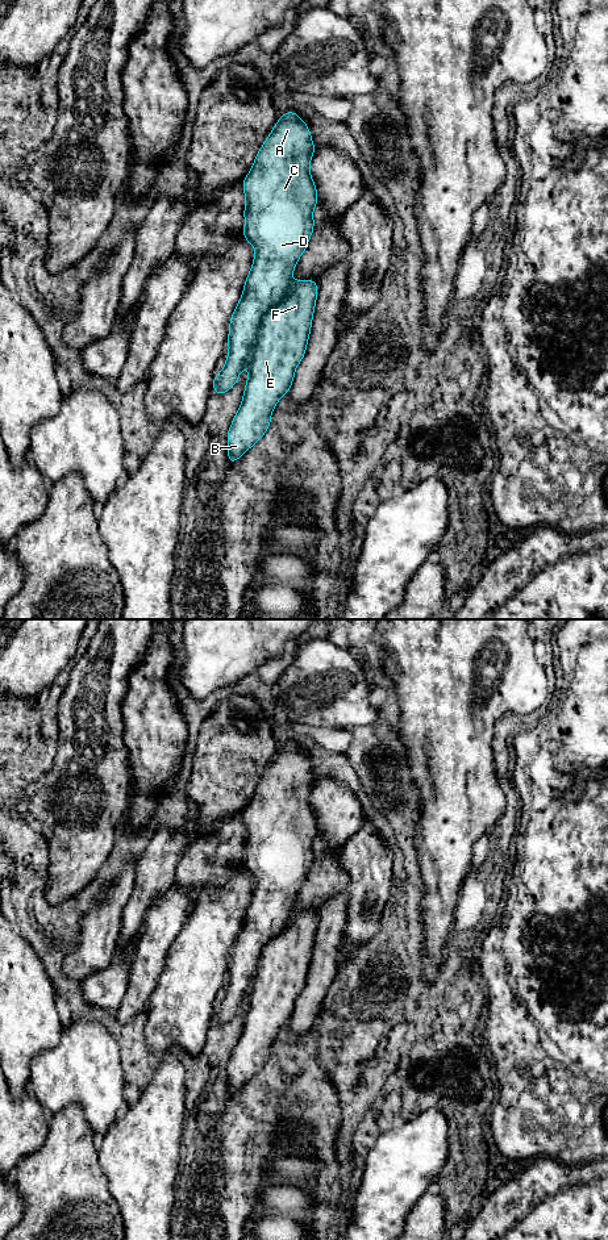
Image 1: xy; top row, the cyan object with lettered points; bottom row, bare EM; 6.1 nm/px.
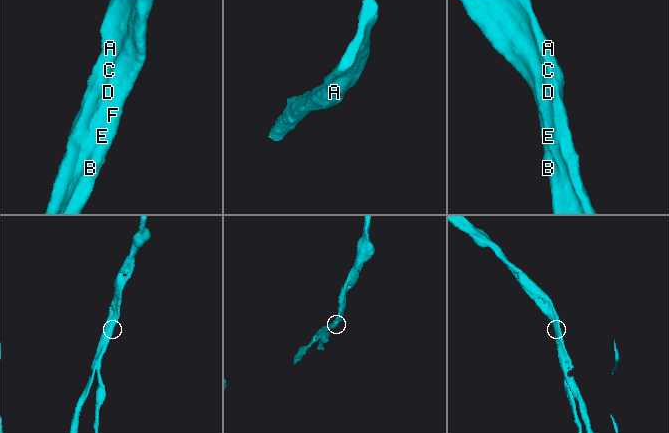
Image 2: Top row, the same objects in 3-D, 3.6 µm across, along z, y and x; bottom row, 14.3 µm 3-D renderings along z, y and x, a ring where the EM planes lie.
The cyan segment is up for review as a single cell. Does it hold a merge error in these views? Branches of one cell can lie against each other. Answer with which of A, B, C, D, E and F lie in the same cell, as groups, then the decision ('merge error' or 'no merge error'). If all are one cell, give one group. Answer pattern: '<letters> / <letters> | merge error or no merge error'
A C D / B E F | merge error

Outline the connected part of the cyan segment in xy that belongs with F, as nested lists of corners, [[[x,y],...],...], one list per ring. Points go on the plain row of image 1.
[[[316,911],[292,913],[283,931],[262,951],[258,970],[249,990],[249,1010],[242,1034],[228,1061],[229,1095],[236,1094],[265,1066],[279,1030],[290,1023],[295,1001],[305,986],[318,924],[317,914]]]

